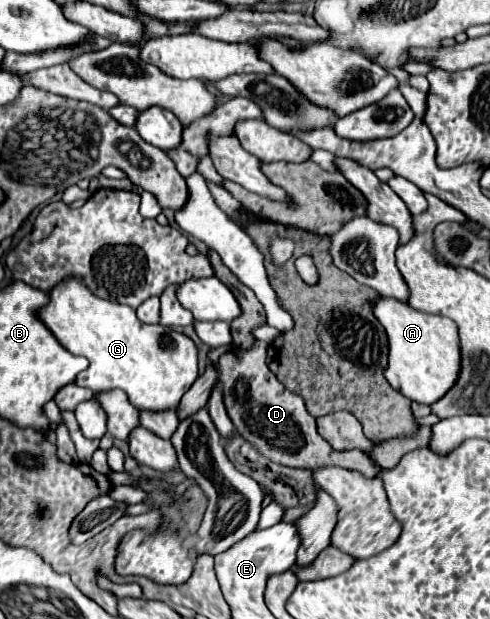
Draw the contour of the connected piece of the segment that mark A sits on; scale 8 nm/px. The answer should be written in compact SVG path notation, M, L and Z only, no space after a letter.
M383 296L373 302L373 312L389 336L387 382L413 402L431 406L435 400L441 400L445 392L455 386L455 380L459 380L461 354L455 322L443 316L417 312L409 304Z

